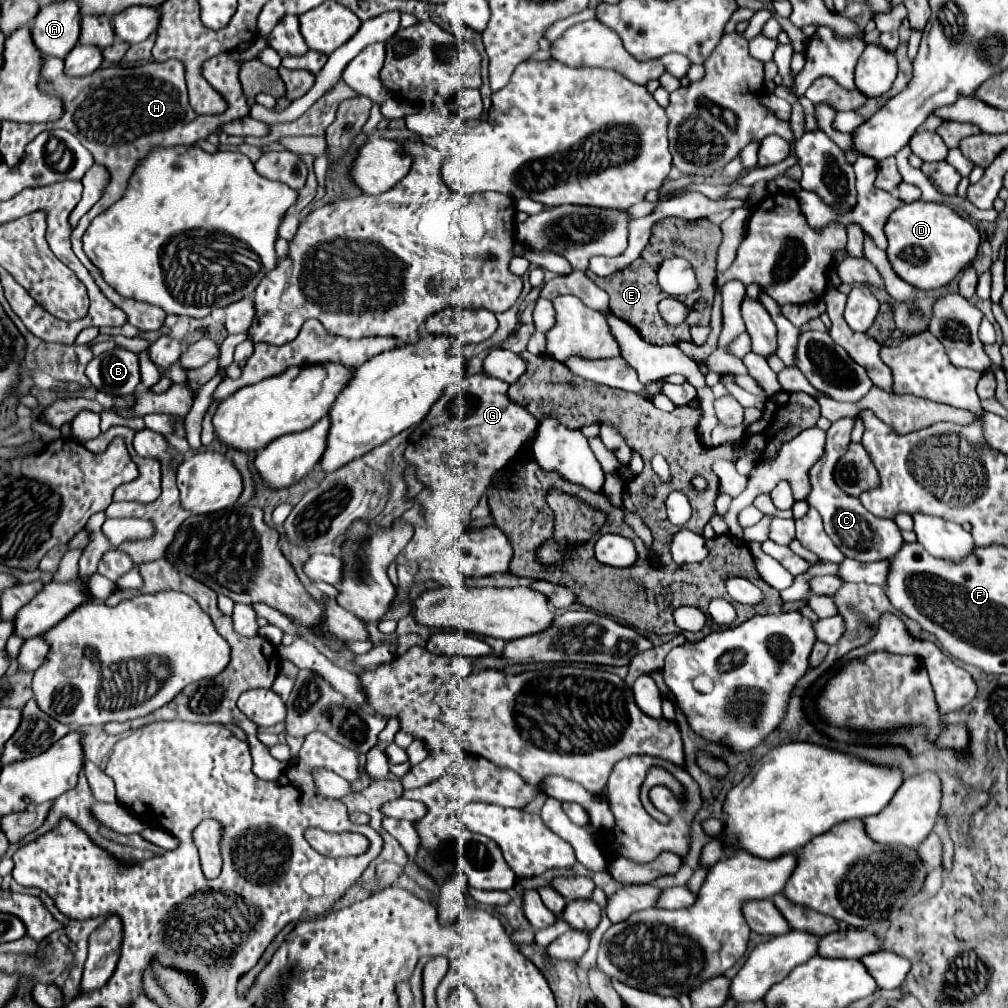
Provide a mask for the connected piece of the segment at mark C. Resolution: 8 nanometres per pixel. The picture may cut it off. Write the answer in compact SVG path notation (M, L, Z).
M843 417L835 423L831 423L831 427L827 429L827 445L825 445L825 453L823 457L815 463L815 467L811 469L811 493L807 497L809 505L815 507L825 523L825 531L827 535L833 539L833 543L851 559L869 563L869 561L881 561L881 559L891 559L901 547L903 547L903 537L901 537L901 529L897 527L895 521L891 519L879 519L873 513L869 513L859 497L847 495L843 493L843 489L839 489L839 485L835 483L833 471L837 461L847 453L849 443L851 443L851 431L853 431L855 419L853 417Z

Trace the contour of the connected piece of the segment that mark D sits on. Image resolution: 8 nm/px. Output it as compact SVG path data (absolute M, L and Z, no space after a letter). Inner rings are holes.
M913 201L895 209L885 225L885 233L889 237L887 257L895 273L919 291L937 289L953 281L975 259L981 241L977 227L969 219L947 205L927 201Z

